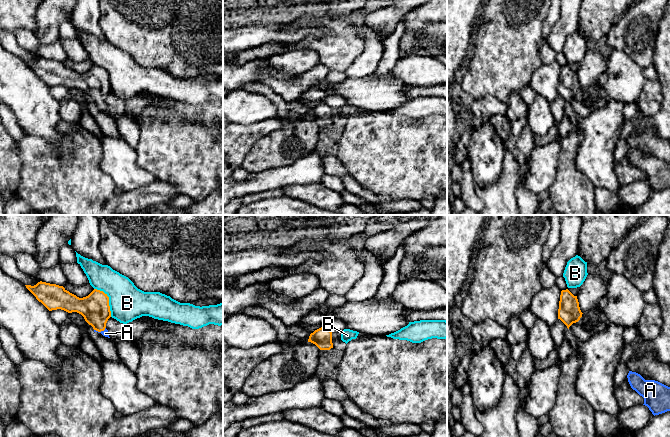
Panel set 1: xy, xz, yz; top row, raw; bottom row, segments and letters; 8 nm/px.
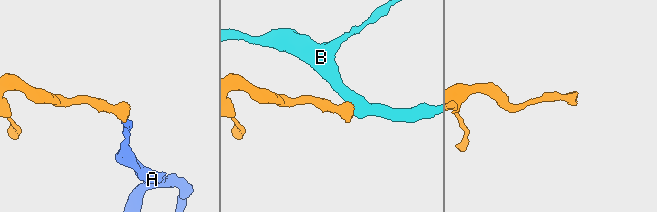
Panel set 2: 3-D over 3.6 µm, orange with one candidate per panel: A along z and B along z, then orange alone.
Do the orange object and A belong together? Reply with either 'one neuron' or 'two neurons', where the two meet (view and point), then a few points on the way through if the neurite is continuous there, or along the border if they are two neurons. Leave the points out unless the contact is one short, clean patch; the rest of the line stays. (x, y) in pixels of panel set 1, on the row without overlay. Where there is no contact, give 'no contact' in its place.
one neuron; meets orange in xy at (100, 107); runs through xy (95, 85), (100, 107), (105, 109)

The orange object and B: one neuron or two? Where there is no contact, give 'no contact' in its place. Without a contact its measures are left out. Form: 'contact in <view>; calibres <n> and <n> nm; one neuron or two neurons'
contact in xy; calibres 240 and 280 nm; two neurons

